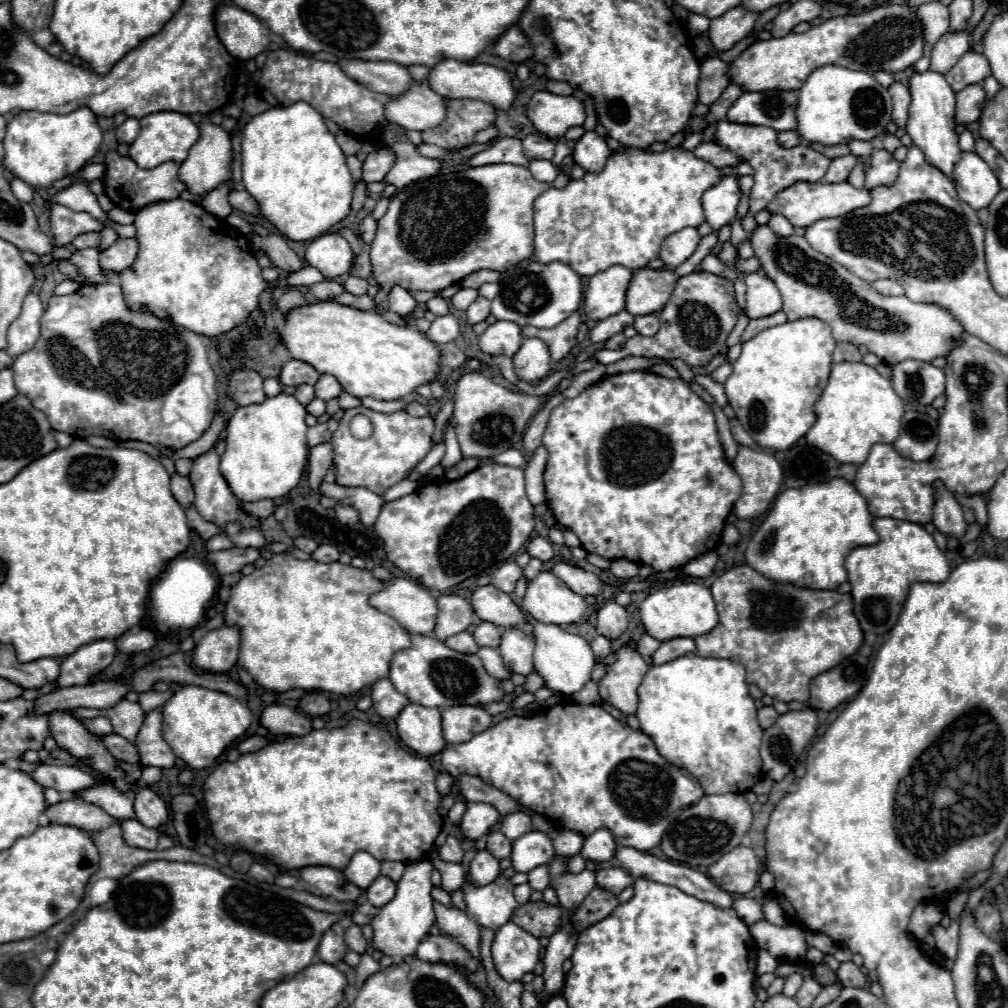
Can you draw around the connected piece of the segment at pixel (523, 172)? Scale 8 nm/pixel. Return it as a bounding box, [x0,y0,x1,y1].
[370,164,570,294]

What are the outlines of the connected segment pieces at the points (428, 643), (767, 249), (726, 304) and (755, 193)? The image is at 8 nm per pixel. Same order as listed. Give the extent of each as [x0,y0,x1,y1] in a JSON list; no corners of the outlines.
[[388,634,504,708],[750,226,964,364],[594,272,738,366],[714,120,830,232]]

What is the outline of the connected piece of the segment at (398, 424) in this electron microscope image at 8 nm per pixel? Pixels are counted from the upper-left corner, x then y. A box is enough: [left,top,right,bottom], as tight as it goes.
[332,406,434,494]

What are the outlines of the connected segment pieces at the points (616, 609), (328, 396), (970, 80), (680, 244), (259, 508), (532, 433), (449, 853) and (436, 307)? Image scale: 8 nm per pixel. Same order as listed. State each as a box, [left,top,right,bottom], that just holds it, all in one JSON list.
[[596,602,628,640],[314,374,342,402],[946,52,990,92],[660,228,700,270],[240,500,274,518],[522,394,564,456],[438,836,464,862],[426,296,450,316]]

